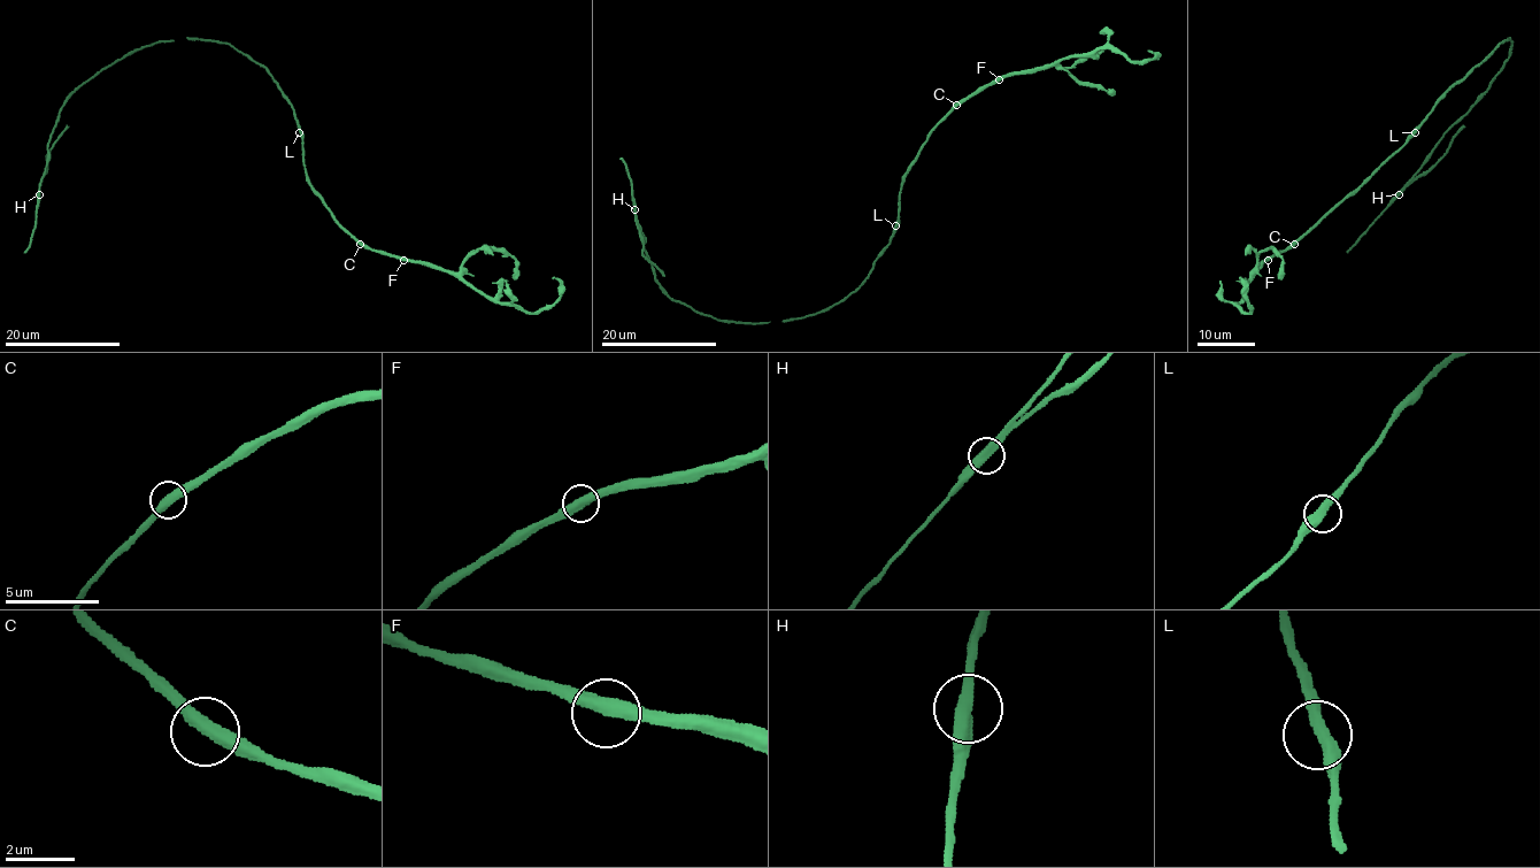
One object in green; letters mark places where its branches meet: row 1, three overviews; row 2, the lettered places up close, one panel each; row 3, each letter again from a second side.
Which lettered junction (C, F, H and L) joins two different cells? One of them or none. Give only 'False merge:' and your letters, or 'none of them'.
False merge: H

